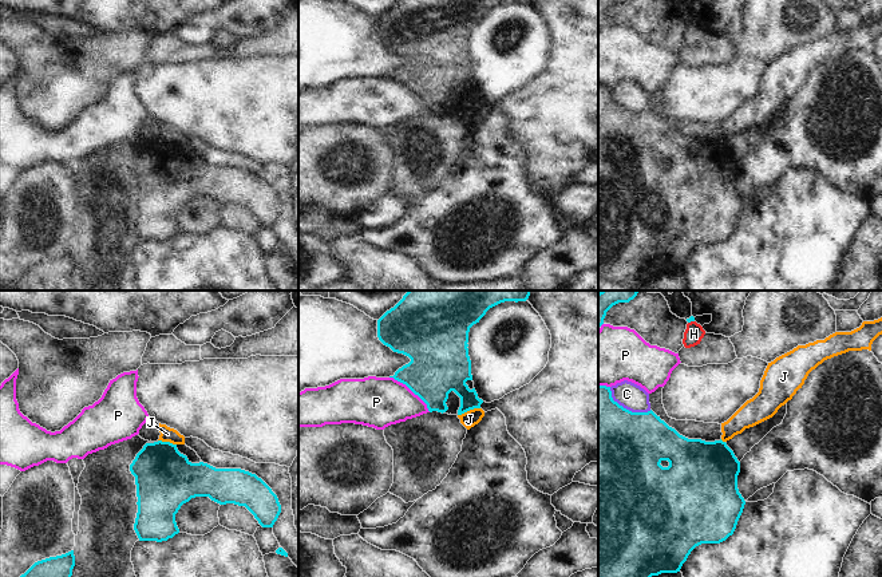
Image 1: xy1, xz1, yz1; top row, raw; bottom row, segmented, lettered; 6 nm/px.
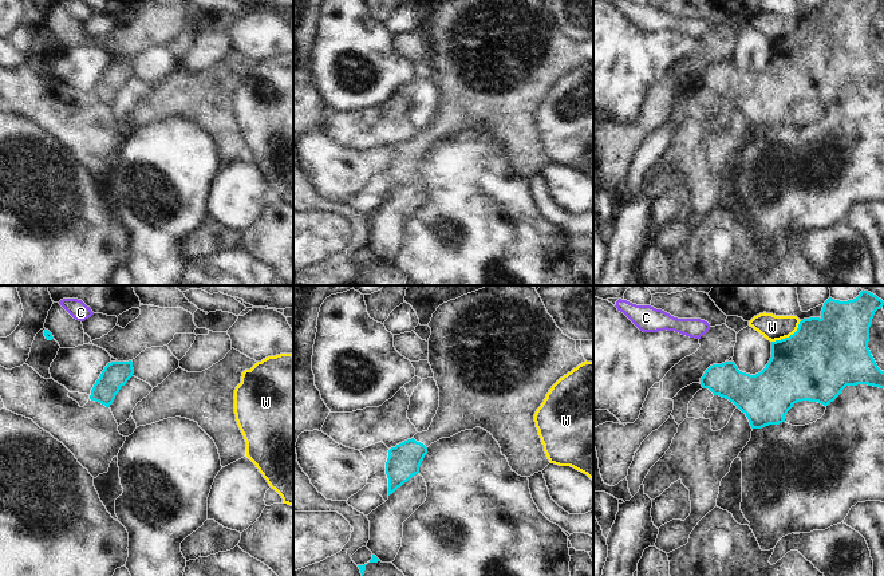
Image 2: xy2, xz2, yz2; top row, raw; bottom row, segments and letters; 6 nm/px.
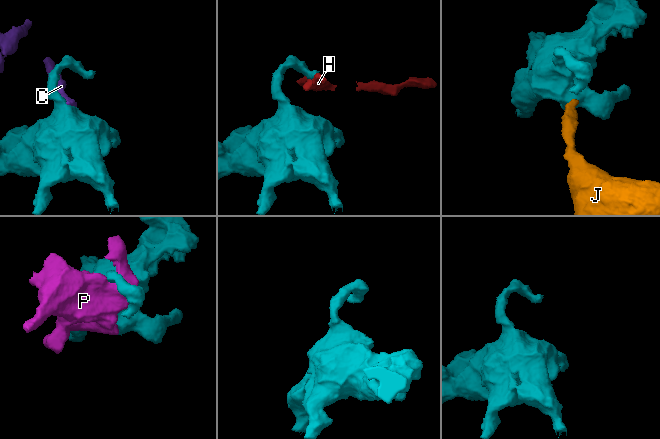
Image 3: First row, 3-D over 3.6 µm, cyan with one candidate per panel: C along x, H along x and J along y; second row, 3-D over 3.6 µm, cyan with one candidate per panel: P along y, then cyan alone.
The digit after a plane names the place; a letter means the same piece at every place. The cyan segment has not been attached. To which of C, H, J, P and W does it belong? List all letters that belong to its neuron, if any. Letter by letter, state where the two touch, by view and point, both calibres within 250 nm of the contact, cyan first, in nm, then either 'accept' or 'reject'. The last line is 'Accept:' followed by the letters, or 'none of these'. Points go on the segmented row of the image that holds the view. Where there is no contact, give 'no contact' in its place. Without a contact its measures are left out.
C: yz1 (625, 408) | 500/160 nm | reject
H: yz1 (691, 320) | 30/120 nm | reject
J: xz1 (469, 410) | 220/100 nm | reject
P: xz1 (411, 390) | 360/300 nm | reject
W: yz2 (789, 336) | 460/150 nm | reject
Accept: none of these

